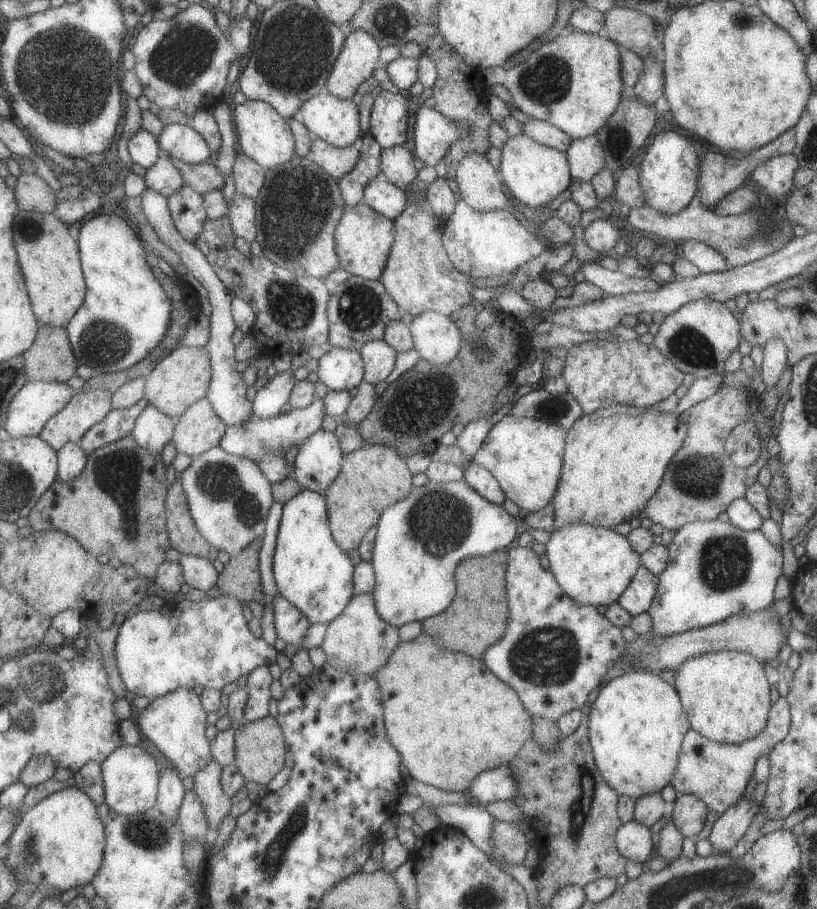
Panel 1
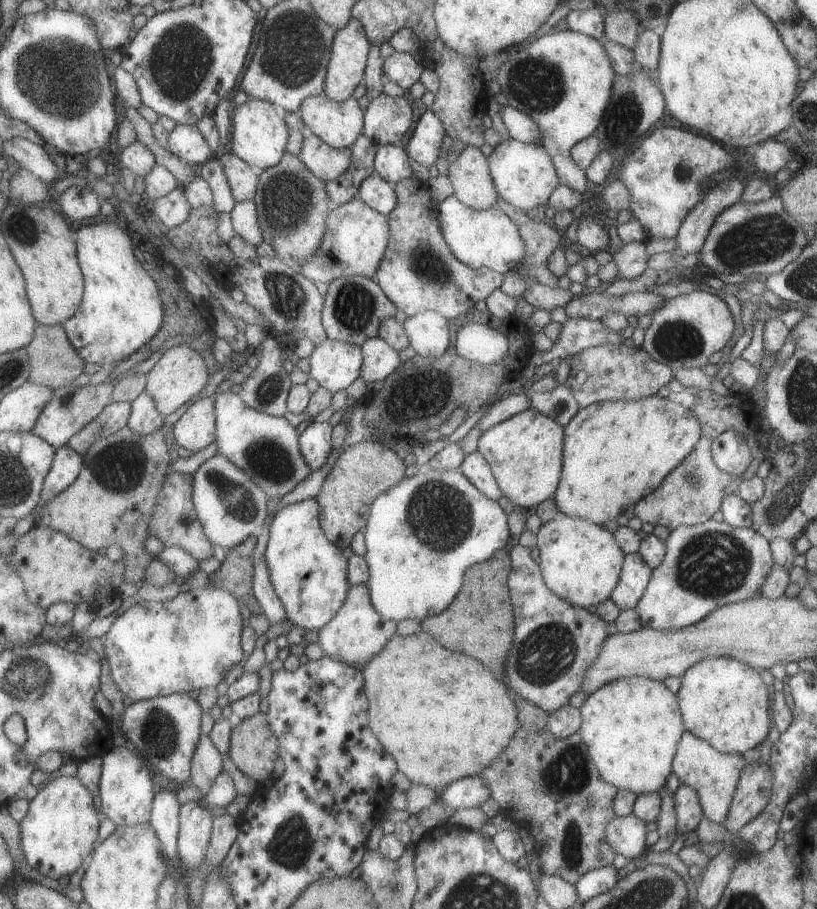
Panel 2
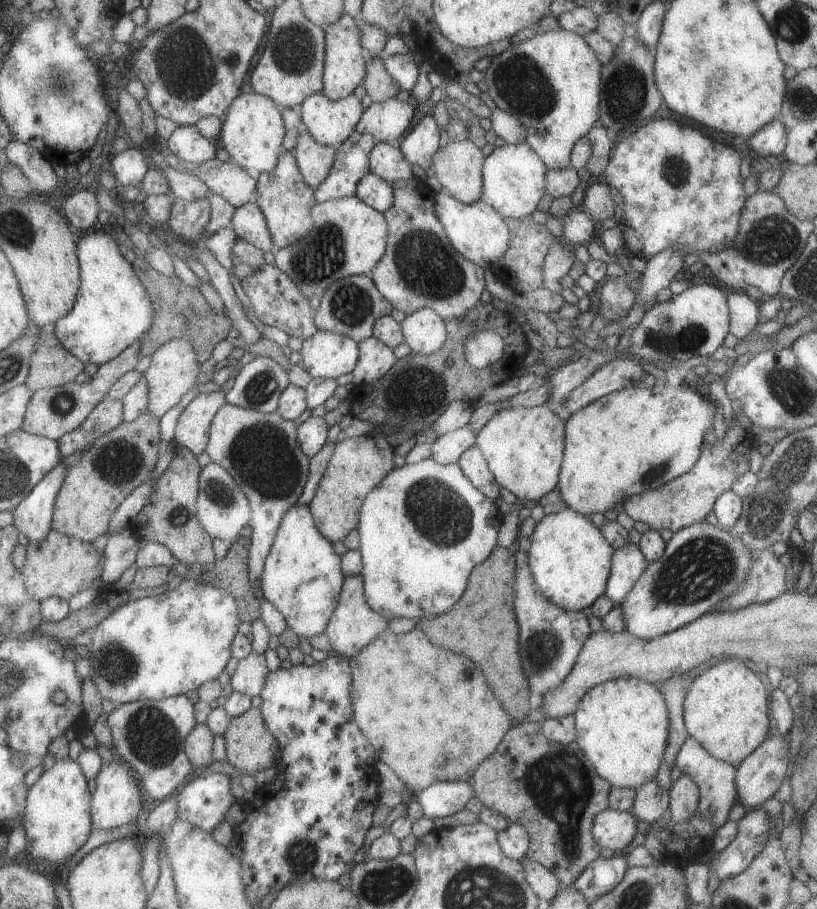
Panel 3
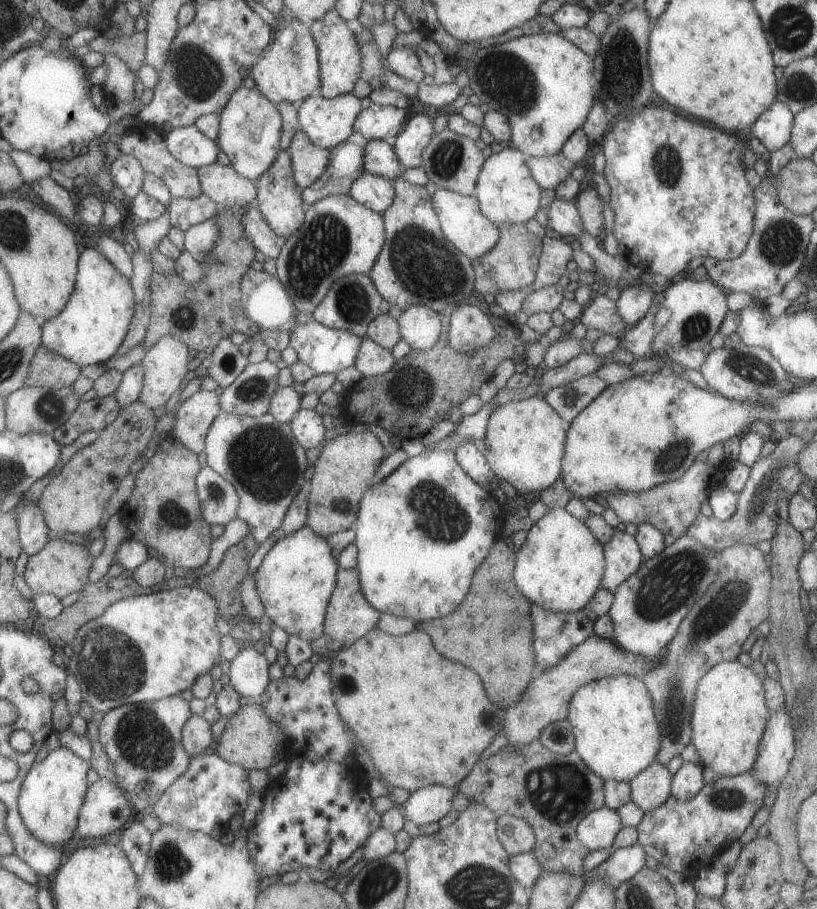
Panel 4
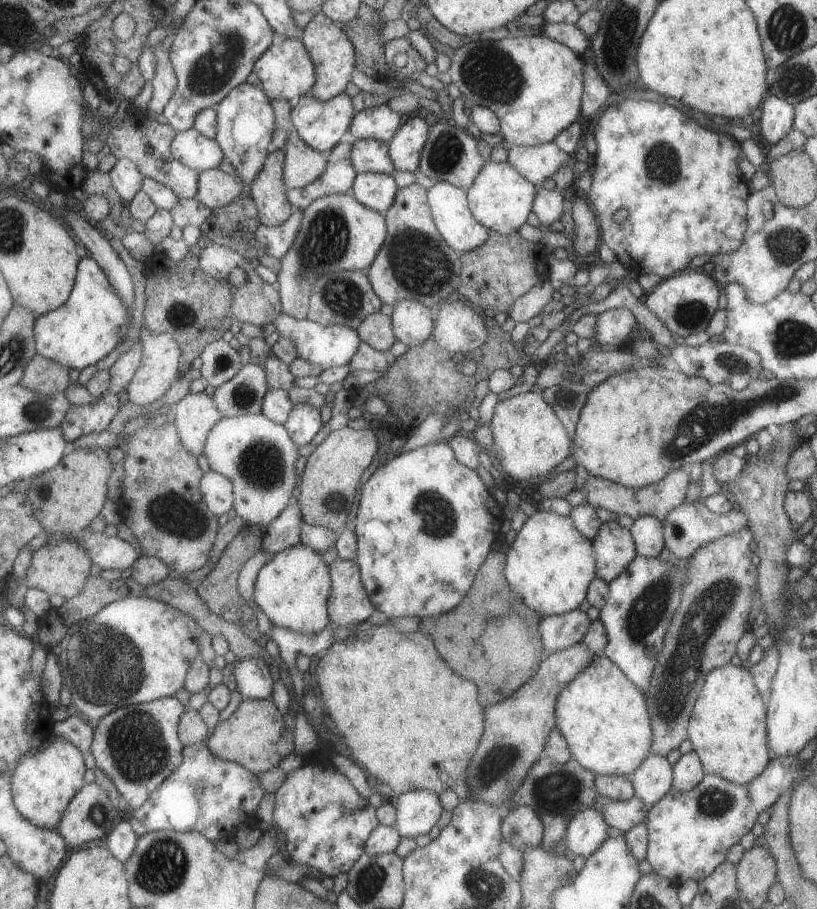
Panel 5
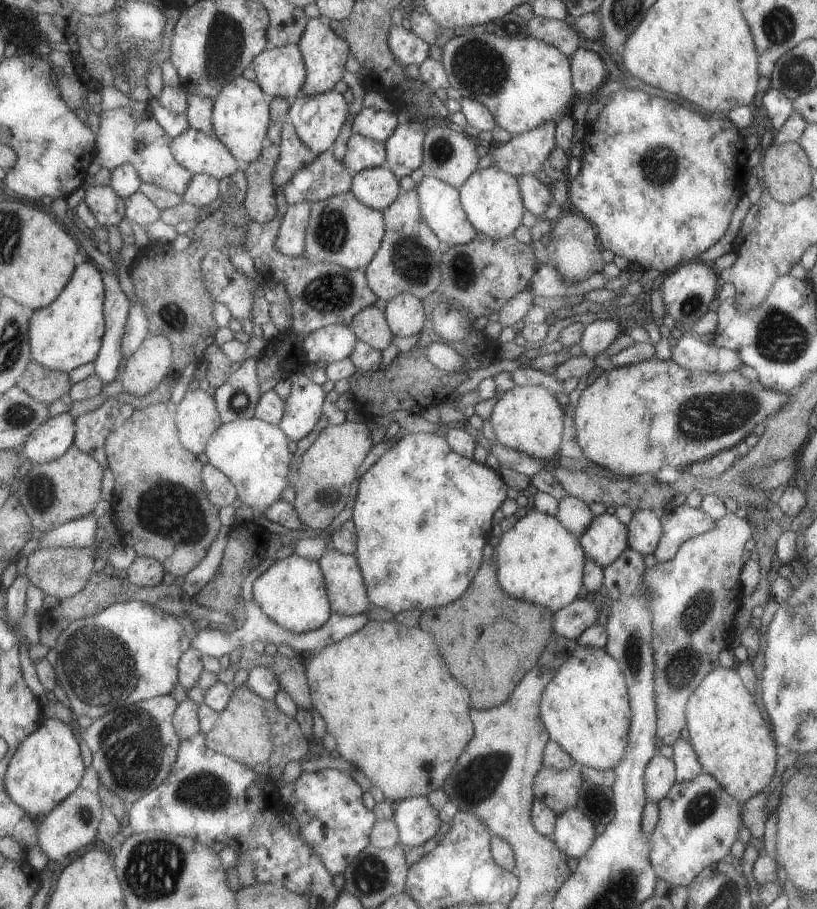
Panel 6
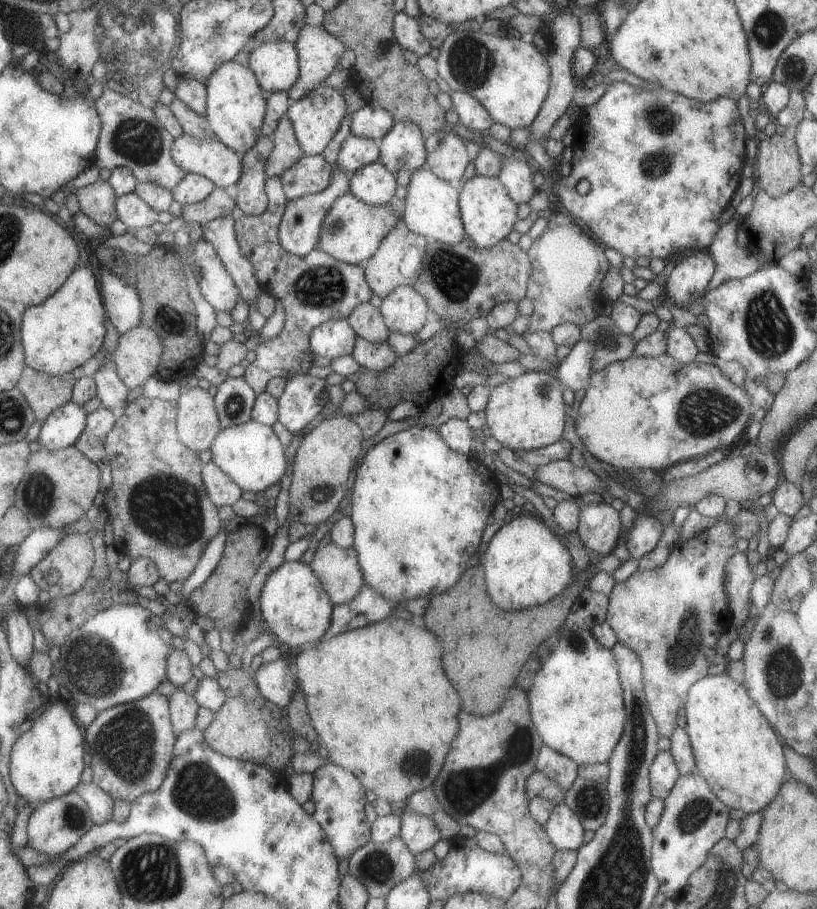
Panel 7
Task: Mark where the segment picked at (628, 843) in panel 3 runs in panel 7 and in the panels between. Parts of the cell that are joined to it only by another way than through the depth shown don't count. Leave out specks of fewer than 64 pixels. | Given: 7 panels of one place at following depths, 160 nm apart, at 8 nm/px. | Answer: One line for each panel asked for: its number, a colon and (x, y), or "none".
4: (596, 830)
5: (586, 830)
6: (573, 834)
7: (563, 827)

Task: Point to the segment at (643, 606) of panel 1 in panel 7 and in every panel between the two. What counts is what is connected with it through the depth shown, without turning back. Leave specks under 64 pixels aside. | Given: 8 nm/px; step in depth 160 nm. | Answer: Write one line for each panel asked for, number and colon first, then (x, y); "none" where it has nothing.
2: (634, 575)
3: (627, 563)
4: (622, 557)
5: (613, 547)
6: (605, 538)
7: (598, 527)

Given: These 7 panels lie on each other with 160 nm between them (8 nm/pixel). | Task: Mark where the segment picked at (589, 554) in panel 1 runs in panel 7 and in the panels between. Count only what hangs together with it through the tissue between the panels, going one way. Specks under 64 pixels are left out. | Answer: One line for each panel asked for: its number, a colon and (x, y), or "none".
2: (579, 562)
3: (569, 560)
4: (559, 566)
5: (550, 564)
6: (538, 560)
7: (525, 564)

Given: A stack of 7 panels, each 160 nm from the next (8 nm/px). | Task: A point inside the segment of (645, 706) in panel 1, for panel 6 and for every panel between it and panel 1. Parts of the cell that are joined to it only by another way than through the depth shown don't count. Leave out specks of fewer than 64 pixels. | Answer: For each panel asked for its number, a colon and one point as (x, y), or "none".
2: (630, 727)
3: (621, 725)
4: (614, 725)
5: (602, 715)
6: (584, 708)

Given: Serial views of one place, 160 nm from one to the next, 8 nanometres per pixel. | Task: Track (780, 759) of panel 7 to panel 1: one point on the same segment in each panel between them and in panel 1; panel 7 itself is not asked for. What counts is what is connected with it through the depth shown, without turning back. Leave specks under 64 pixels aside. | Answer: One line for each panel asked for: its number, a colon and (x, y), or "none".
1: (725, 695)
2: (722, 701)
3: (724, 709)
4: (729, 713)
5: (727, 728)
6: (732, 742)

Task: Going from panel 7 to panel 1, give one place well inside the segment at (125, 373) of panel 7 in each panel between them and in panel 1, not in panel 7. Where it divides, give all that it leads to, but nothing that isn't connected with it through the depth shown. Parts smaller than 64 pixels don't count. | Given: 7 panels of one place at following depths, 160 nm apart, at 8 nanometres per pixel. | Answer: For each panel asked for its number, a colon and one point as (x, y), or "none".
1: (183, 378)
2: (181, 373)
3: (175, 367)
4: (167, 363)
5: (162, 353)
6: (146, 369)

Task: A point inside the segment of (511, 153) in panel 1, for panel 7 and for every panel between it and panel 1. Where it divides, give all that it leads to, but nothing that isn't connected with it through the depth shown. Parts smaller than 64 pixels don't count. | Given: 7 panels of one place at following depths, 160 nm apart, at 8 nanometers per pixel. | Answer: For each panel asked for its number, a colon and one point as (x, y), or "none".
2: (522, 174)
3: (513, 177)
4: (505, 191)
5: (499, 198)
6: (491, 199)
7: (487, 212)

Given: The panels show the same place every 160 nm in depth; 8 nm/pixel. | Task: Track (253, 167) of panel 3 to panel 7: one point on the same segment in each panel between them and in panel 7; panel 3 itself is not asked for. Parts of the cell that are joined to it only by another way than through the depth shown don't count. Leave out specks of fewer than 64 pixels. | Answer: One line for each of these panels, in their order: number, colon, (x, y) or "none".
4: (251, 129)
5: (246, 118)
6: (242, 118)
7: (237, 104)

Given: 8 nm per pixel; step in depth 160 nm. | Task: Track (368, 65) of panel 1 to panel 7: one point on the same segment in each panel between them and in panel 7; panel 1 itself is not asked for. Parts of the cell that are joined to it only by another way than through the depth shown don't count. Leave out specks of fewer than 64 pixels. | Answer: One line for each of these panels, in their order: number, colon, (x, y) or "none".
2: (350, 47)
3: (344, 59)
4: (339, 57)
5: (332, 53)
6: (324, 51)
7: (318, 51)

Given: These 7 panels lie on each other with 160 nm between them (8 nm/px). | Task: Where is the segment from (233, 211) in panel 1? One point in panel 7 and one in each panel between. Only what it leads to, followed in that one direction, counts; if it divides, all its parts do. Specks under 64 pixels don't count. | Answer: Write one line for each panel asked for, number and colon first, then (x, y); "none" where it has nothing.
2: (245, 216)
3: (250, 223)
4: (259, 231)
5: (275, 241)
6: (290, 240)
7: (299, 231)

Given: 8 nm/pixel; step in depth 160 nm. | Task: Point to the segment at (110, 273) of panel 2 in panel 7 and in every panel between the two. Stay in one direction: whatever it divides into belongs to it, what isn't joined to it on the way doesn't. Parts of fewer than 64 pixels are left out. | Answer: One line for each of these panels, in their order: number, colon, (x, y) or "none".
3: (114, 309)
4: (95, 324)
5: (89, 326)
6: (69, 333)
7: (68, 329)

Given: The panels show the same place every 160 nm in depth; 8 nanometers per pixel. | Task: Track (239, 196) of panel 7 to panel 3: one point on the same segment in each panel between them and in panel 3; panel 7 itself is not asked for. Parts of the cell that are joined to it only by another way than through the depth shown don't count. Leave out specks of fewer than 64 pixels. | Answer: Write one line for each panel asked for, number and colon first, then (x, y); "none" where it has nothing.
3: (287, 200)
4: (279, 198)
5: (269, 190)
6: (261, 201)

